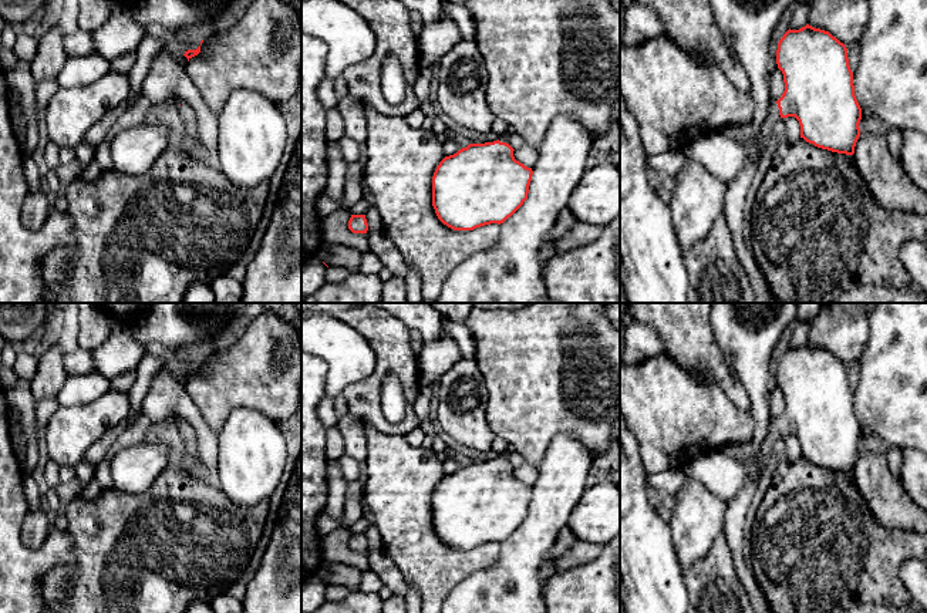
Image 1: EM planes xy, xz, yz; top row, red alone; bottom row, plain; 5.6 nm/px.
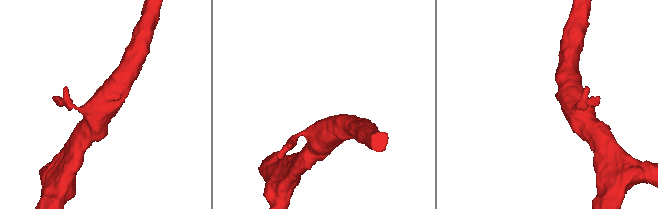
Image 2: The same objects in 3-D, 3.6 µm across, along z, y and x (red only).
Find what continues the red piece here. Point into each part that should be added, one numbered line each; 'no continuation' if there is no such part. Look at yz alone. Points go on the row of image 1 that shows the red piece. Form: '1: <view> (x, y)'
1: yz (724, 158)

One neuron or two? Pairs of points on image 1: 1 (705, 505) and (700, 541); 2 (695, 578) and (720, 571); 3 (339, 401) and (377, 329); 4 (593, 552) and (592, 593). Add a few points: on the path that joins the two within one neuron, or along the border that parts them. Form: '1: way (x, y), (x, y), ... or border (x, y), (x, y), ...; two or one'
1: way (700, 514), (700, 532); one
2: way (701, 578), (714, 576); one
3: border (341, 394), (350, 411); two
4: border (604, 545), (593, 559), (562, 572); two

